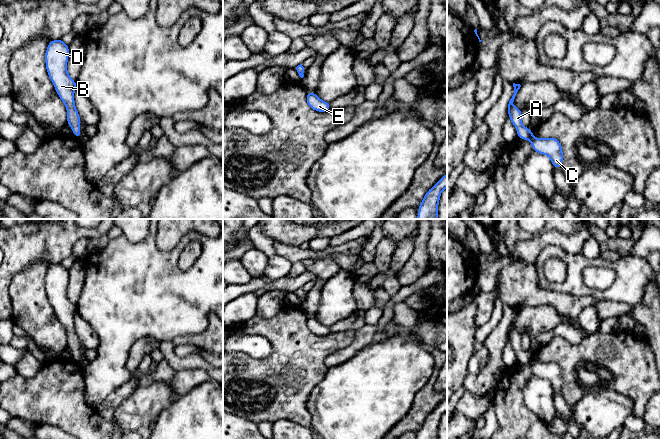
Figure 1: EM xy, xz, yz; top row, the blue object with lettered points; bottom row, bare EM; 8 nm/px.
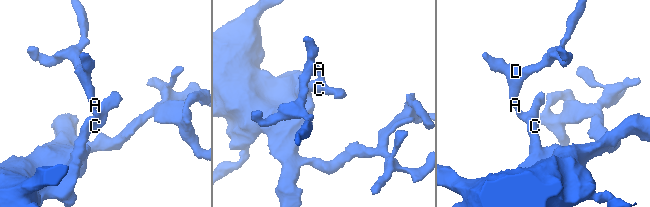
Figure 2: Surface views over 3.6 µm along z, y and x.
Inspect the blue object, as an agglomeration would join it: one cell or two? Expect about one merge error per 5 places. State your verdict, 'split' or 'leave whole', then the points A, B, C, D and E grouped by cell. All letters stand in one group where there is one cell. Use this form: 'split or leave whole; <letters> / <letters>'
leave whole; A B C D E

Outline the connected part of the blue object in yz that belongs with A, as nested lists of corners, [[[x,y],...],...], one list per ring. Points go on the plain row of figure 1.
[[[513,307],[514,318],[508,328],[509,343],[517,353],[517,360],[523,364],[530,364],[532,373],[536,377],[547,379],[555,393],[560,393],[563,385],[562,370],[557,362],[533,362],[533,355],[522,350],[522,336],[513,329],[515,320],[520,313],[520,308]]]

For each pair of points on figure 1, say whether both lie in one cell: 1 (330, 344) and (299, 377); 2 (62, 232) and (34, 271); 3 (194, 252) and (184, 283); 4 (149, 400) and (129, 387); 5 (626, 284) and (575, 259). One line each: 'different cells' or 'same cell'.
1: same cell
2: different cells
3: different cells
4: different cells
5: same cell

